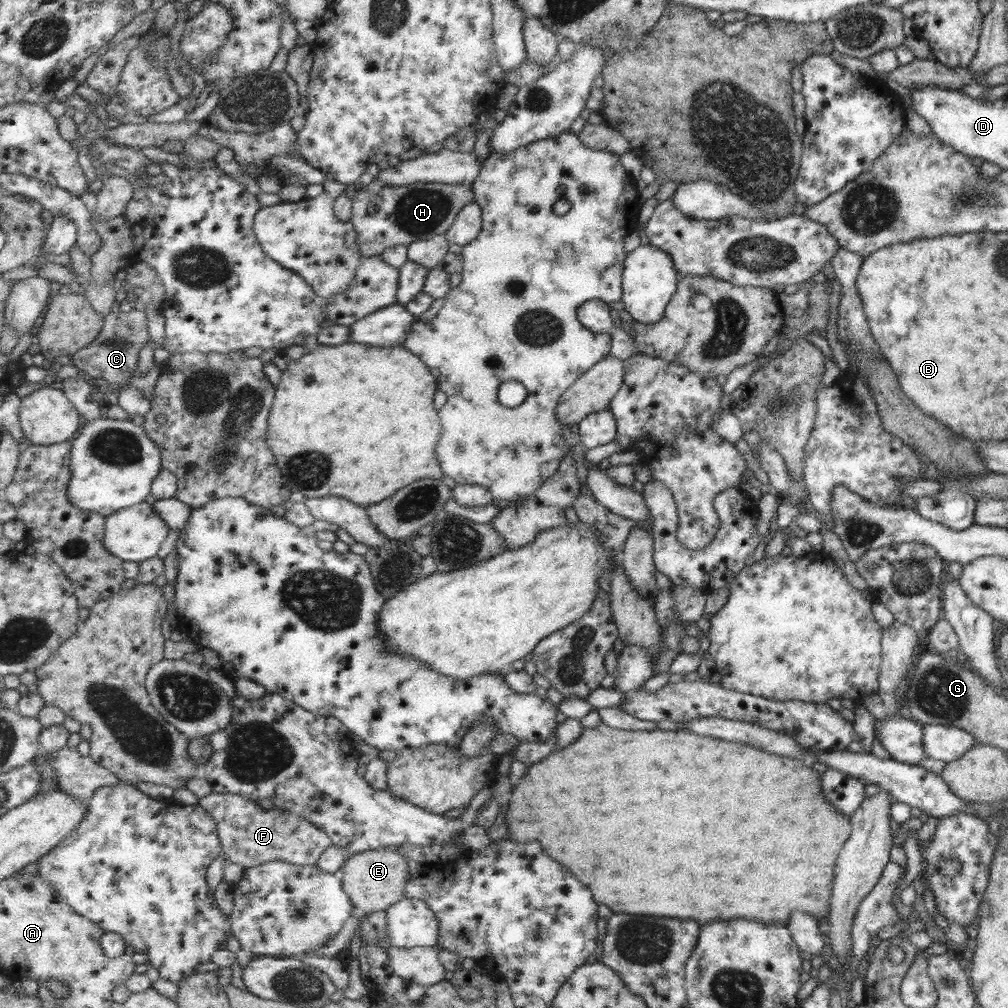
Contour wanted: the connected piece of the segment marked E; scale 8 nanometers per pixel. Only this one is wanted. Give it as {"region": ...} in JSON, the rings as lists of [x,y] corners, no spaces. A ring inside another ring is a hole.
{"region":[[[383,848],[349,856],[341,868],[340,877],[345,892],[351,897],[355,908],[369,914],[379,910],[386,911],[406,898],[406,886],[412,865],[400,850]]]}

